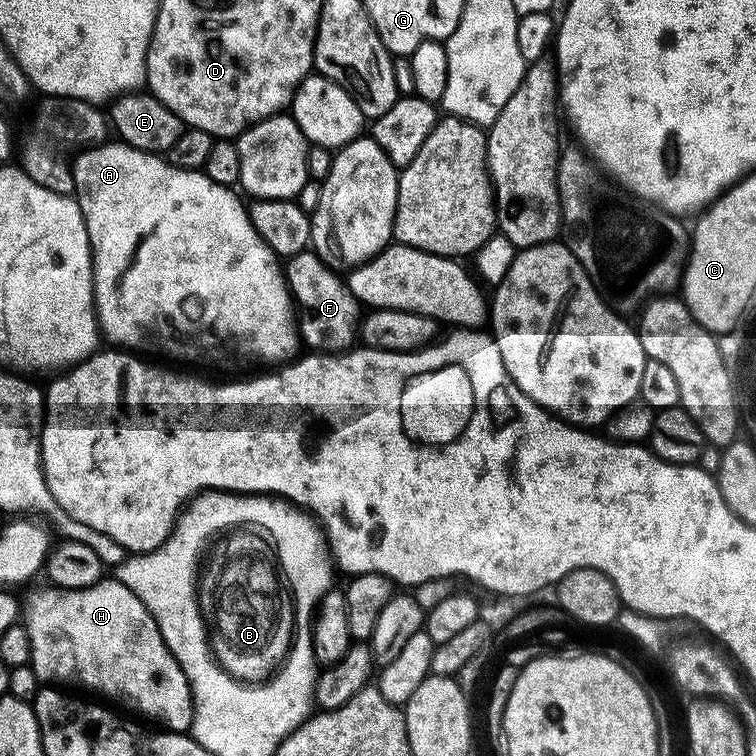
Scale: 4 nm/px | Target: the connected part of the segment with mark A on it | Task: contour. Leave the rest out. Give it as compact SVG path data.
M123 142L92 146L81 152L84 153L70 164L76 187L74 199L84 216L88 245L92 248L92 290L96 293L98 328L116 343L113 345L141 353L161 352L172 360L185 360L188 364L232 364L235 360L240 364L248 364L251 360L265 360L270 366L274 360L284 362L297 355L296 347L301 347L302 341L294 321L294 302L282 273L281 261L254 230L245 205L240 205L231 187L215 184L203 171L187 172L175 168L163 155L143 152Z

